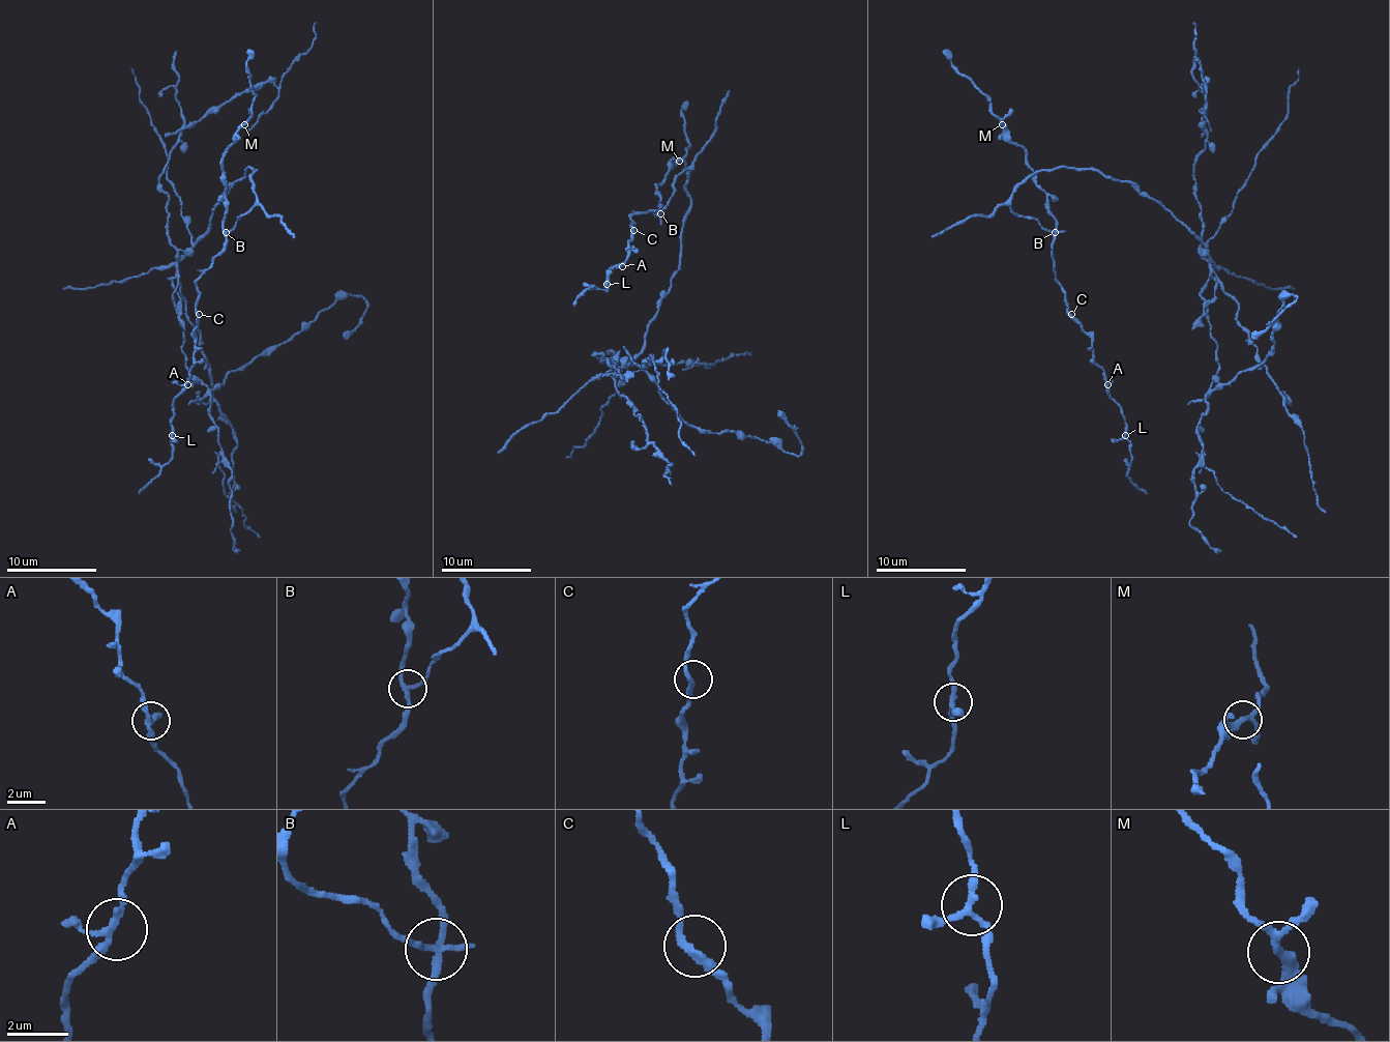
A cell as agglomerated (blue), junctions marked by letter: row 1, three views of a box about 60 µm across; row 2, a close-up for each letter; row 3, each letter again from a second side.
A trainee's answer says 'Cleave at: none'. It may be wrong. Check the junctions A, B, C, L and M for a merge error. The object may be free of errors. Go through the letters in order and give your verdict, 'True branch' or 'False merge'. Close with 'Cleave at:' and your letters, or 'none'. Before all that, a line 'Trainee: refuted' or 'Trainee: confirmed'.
Trainee: refuted
A: True branch
B: False merge
C: True branch
L: True branch
M: True branch
Cleave at: B

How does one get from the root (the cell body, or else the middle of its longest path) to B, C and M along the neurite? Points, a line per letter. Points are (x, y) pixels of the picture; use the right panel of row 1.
B: (1139, 191), (1130, 182), (1090, 169), (1036, 171), (1015, 189), (1009, 207), (1054, 231)
C: (1139, 191), (1090, 169), (1058, 167), (1031, 173), (1009, 200), (1017, 215), (1054, 234), (1054, 275), (1071, 314)
M: (1139, 191), (1090, 169), (1036, 171), (1009, 207), (1050, 231), (1056, 218), (1046, 194), (1002, 123)

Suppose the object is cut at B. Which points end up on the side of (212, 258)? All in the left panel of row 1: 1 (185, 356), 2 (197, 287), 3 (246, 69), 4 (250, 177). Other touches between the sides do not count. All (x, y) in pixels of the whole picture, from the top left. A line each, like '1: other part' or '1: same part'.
1: other part
2: same part
3: same part
4: other part

